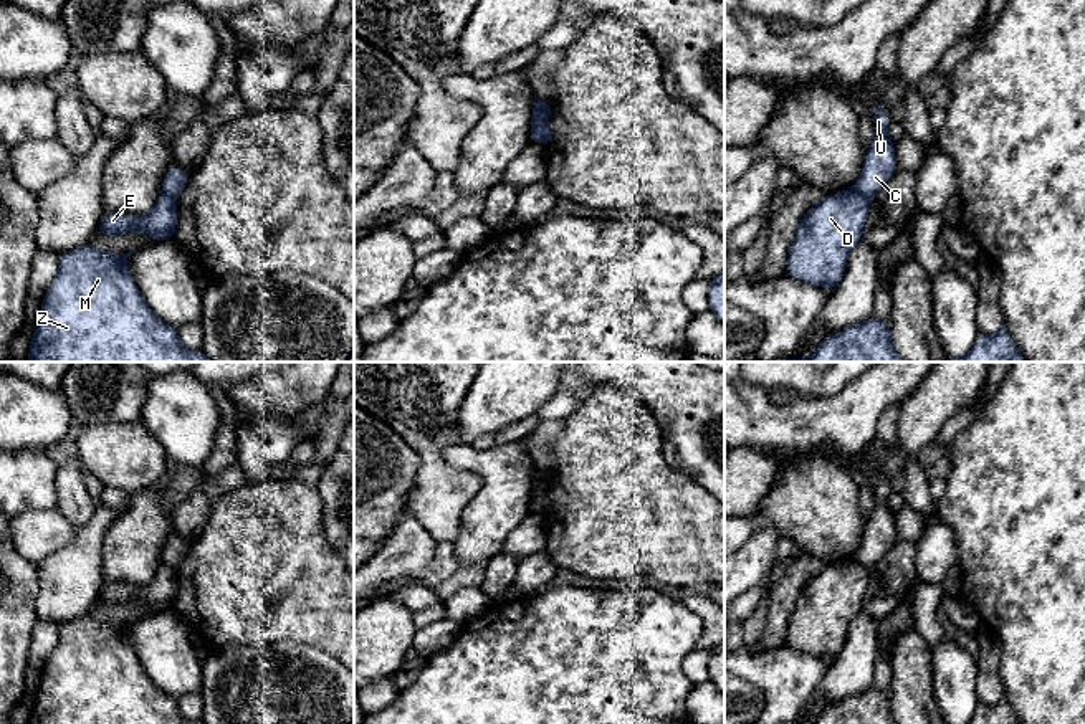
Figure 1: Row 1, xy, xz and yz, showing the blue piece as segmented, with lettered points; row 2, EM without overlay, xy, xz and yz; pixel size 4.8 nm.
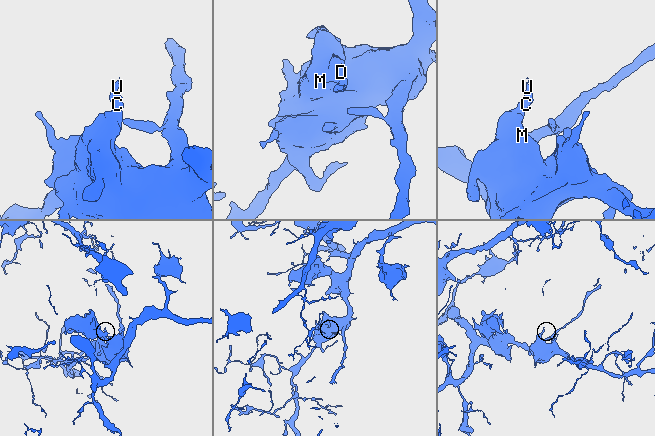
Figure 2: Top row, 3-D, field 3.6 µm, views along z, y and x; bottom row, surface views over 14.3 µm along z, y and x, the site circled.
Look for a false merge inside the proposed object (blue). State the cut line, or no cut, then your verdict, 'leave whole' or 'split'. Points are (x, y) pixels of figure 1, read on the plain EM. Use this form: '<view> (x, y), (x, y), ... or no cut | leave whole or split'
yz (852, 559), (857, 559), (869, 571) | split

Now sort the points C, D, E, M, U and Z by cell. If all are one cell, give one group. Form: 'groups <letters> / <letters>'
groups C U / D E M Z

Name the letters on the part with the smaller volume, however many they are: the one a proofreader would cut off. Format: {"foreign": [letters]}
{"foreign": ["C", "U"]}

